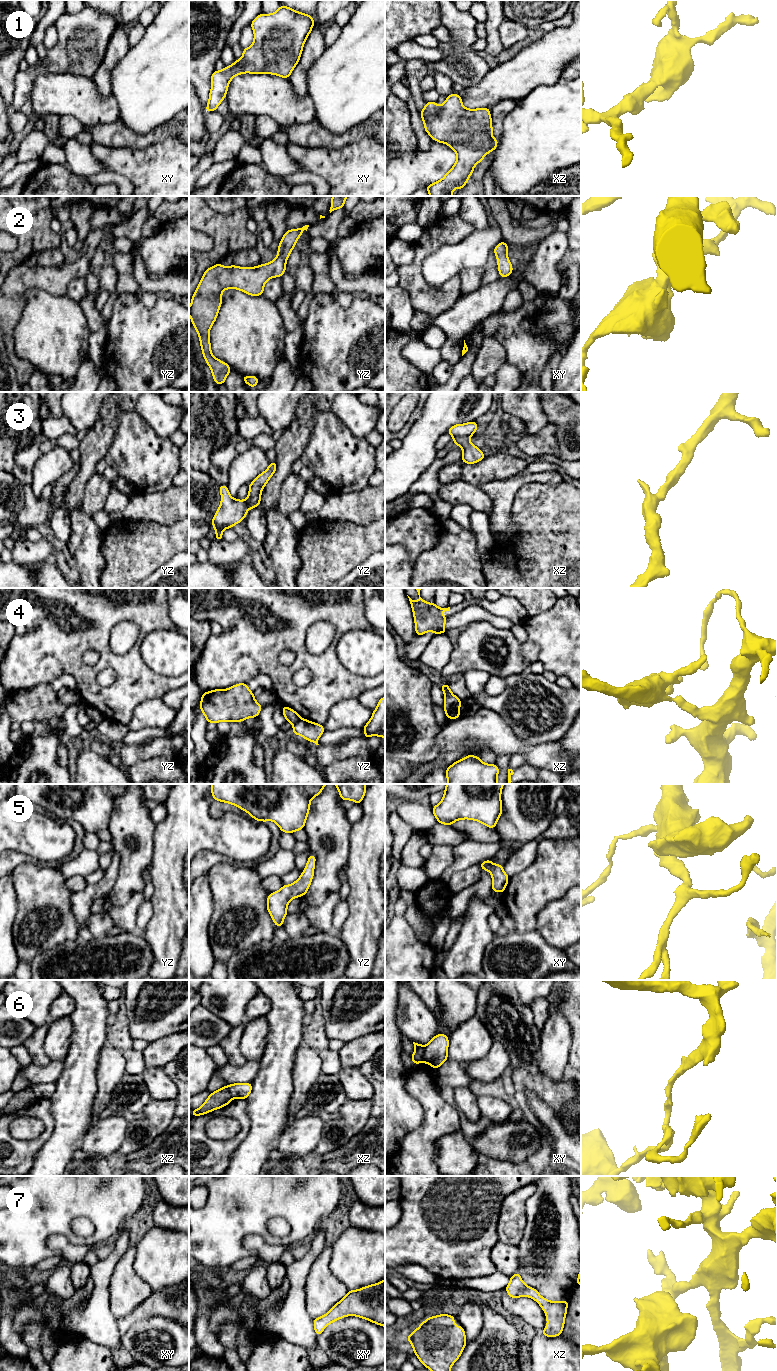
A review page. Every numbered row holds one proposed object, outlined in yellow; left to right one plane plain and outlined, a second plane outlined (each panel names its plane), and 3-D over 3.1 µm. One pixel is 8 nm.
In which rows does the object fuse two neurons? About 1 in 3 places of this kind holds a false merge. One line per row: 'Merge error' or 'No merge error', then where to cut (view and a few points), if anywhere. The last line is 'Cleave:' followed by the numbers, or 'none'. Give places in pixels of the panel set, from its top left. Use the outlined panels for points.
1: No merge error. No split
2: No merge error. No split
3: No merge error. No split
4: Merge error. Split along yz (300, 717), (293, 724)
5: No merge error. No split
6: Merge error. Split along xy (425, 1046), (422, 1061)
7: No merge error. No split
Cleave: 4, 6

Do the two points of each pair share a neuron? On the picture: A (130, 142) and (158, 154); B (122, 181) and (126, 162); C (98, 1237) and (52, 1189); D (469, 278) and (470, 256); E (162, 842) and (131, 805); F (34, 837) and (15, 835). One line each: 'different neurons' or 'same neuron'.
A: different neurons
B: different neurons
C: same neuron
D: different neurons
E: different neurons
F: same neuron

